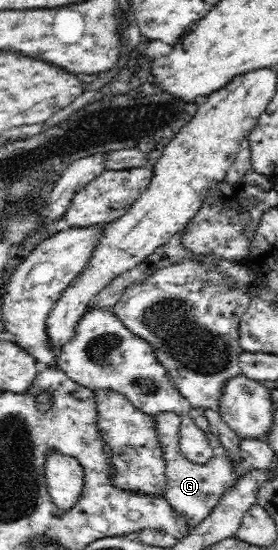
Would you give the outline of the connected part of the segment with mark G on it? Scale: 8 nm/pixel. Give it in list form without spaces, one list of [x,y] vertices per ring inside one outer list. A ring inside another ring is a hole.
[[[192,408],[190,415],[193,417],[195,424],[202,428],[208,437],[210,446],[213,448],[213,456],[206,464],[195,464],[185,459],[179,448],[179,416],[171,411],[163,411],[157,413],[154,417],[156,420],[157,437],[163,448],[165,456],[167,478],[164,498],[169,502],[172,509],[185,517],[189,530],[193,530],[204,518],[211,515],[213,508],[217,506],[221,496],[225,494],[225,490],[233,488],[238,483],[238,475],[236,467],[238,462],[232,460],[226,454],[219,438],[211,431],[208,418],[205,416],[204,408]]]

